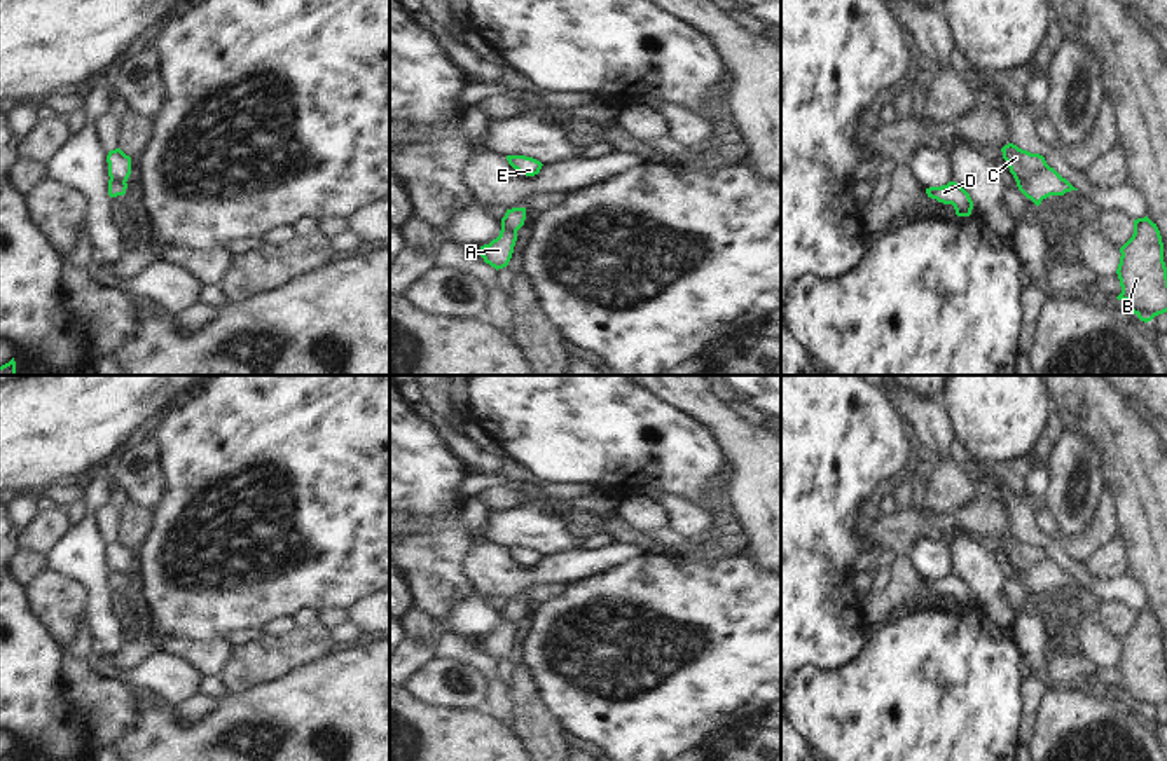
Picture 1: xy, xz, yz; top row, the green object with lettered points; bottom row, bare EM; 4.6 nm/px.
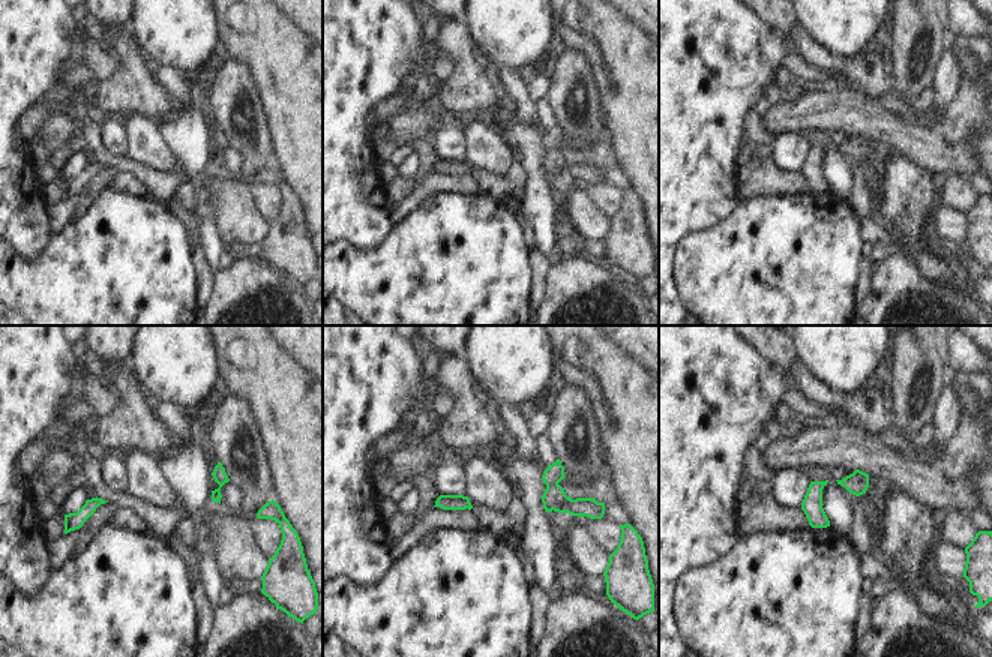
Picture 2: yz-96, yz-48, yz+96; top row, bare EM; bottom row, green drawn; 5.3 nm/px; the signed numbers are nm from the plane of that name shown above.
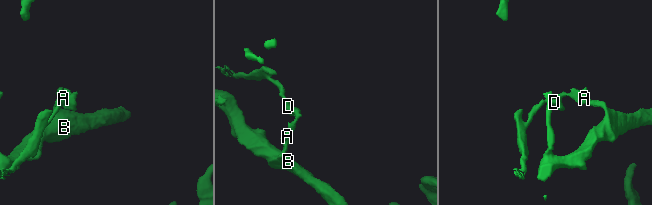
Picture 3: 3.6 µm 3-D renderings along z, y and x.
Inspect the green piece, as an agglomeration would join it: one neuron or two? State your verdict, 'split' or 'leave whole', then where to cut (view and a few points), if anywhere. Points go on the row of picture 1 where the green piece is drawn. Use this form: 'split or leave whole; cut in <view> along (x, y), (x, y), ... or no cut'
split; cut in yz along (1047, 164), (1017, 182)

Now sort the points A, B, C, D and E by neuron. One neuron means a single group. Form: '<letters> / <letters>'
A B / C D E

